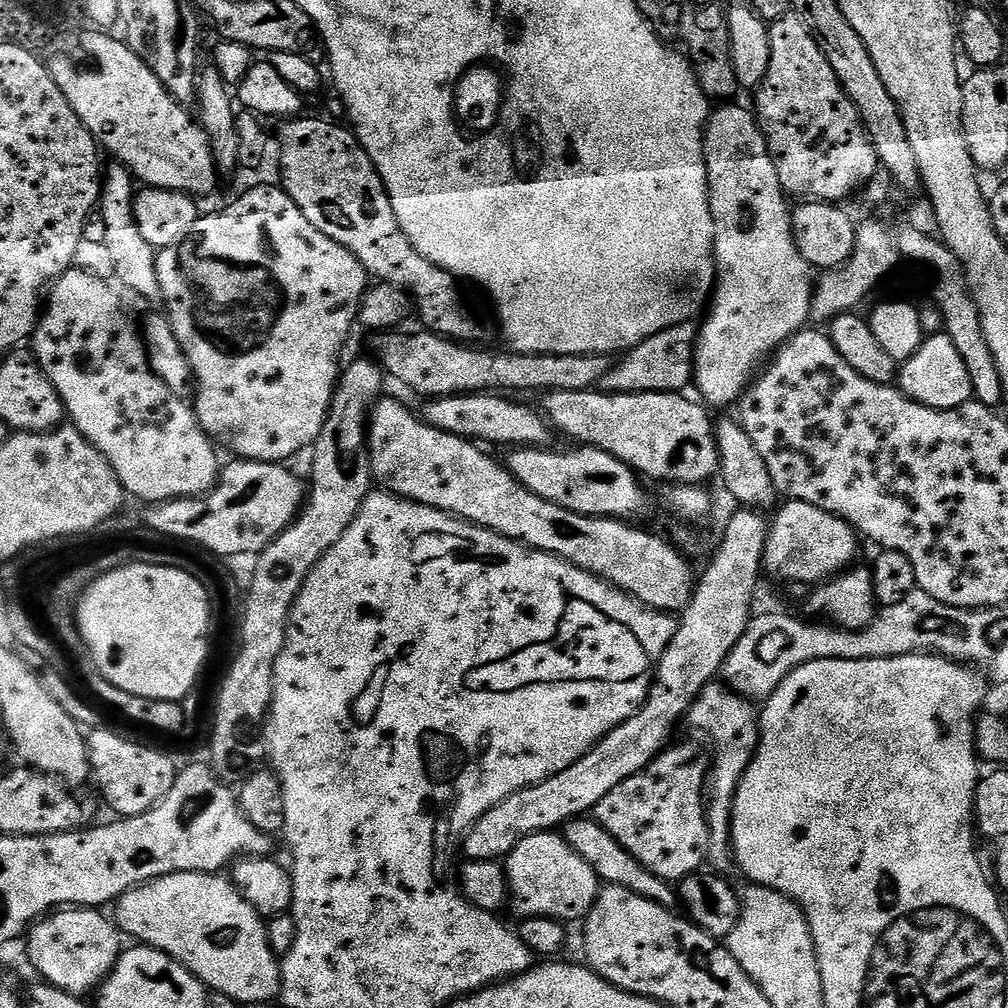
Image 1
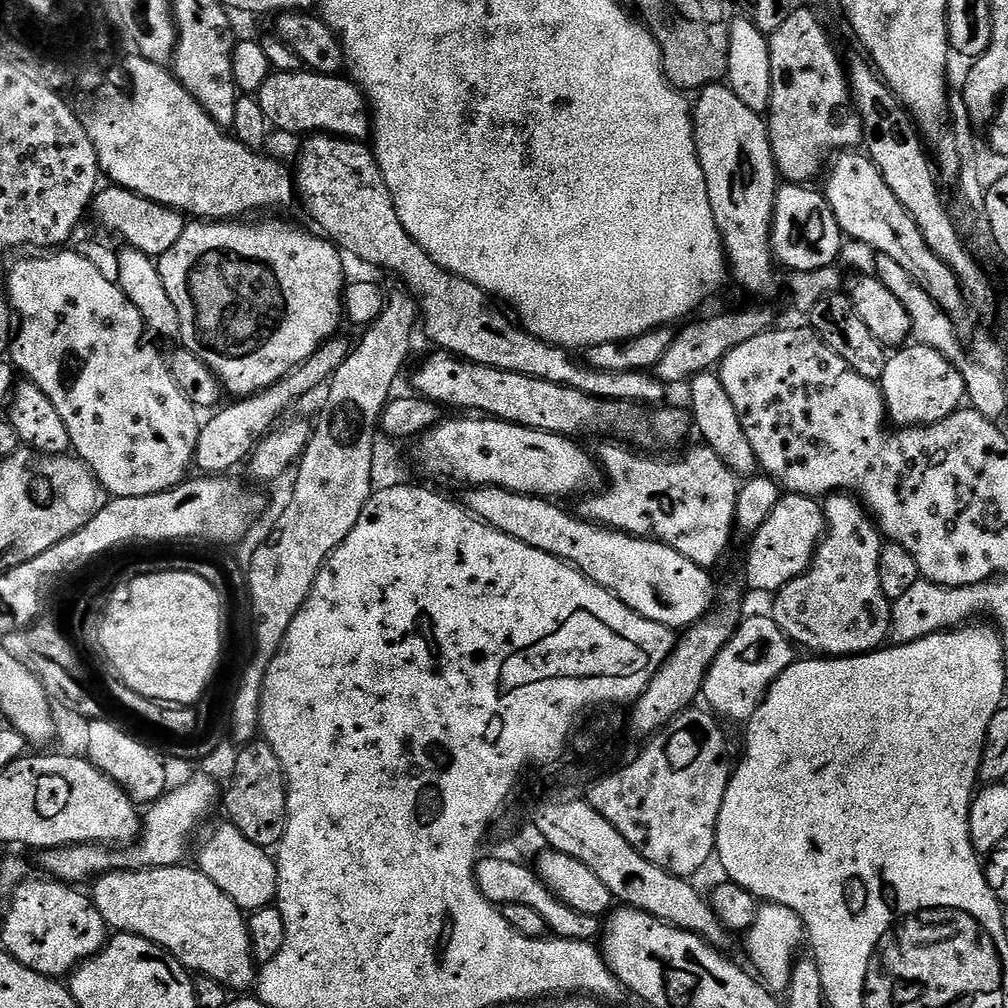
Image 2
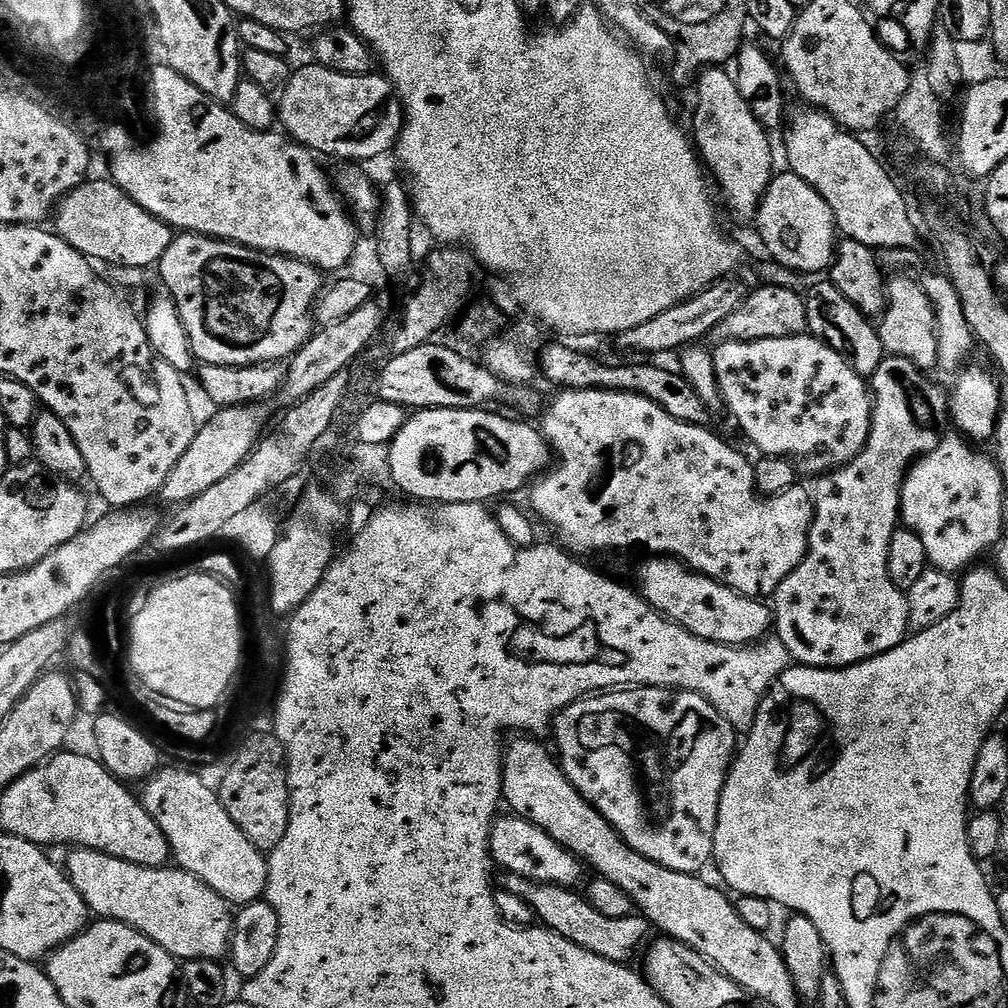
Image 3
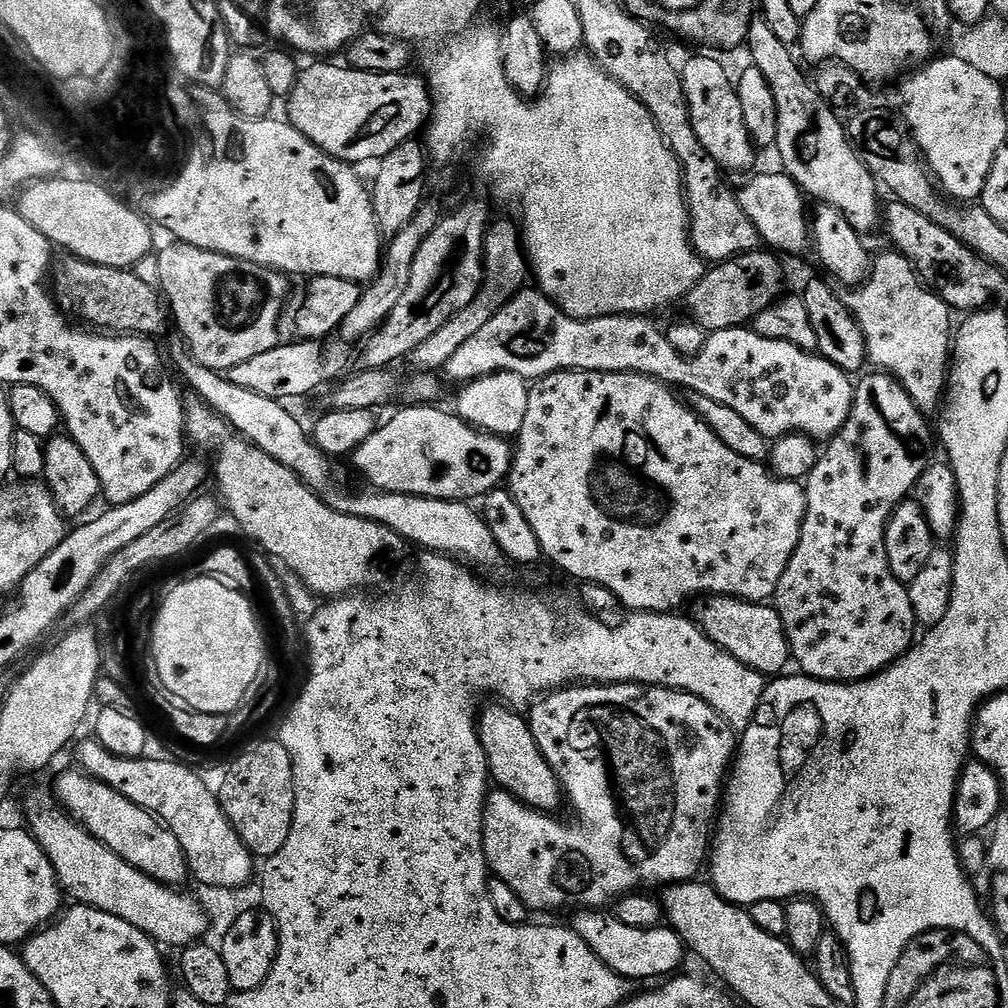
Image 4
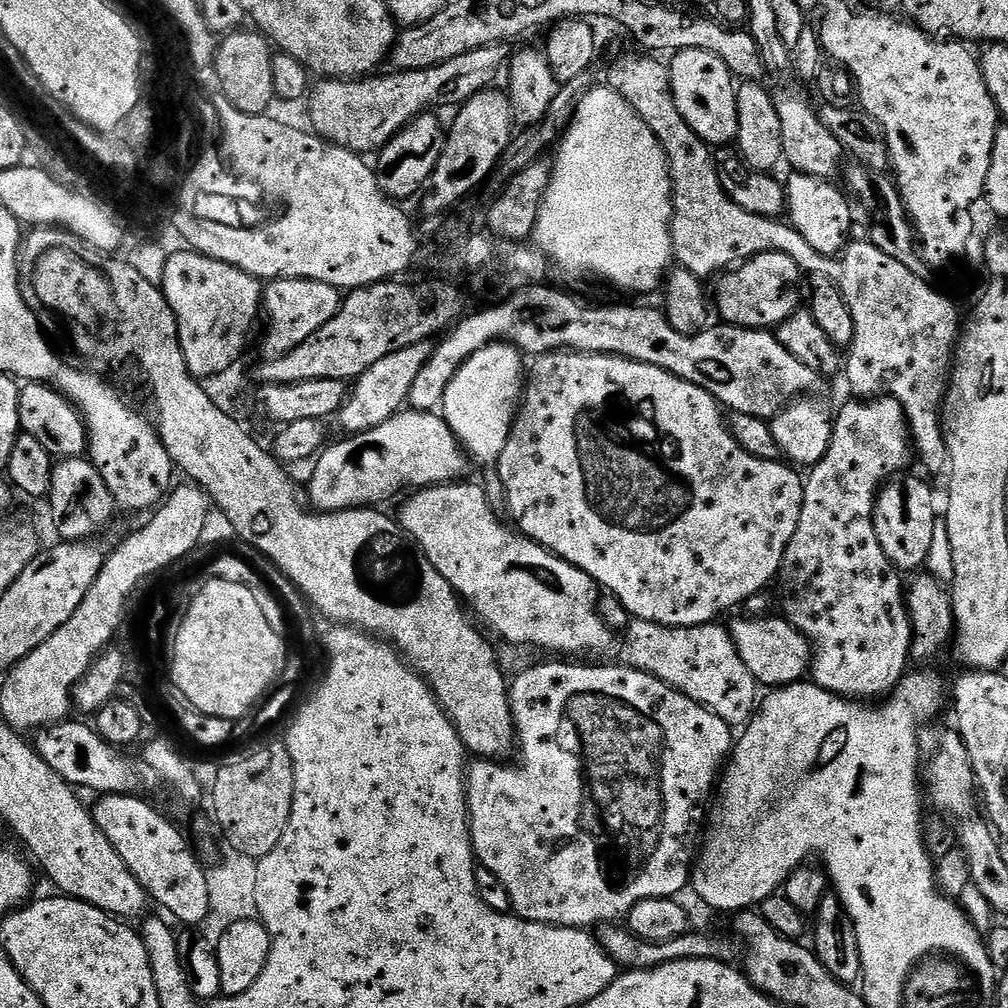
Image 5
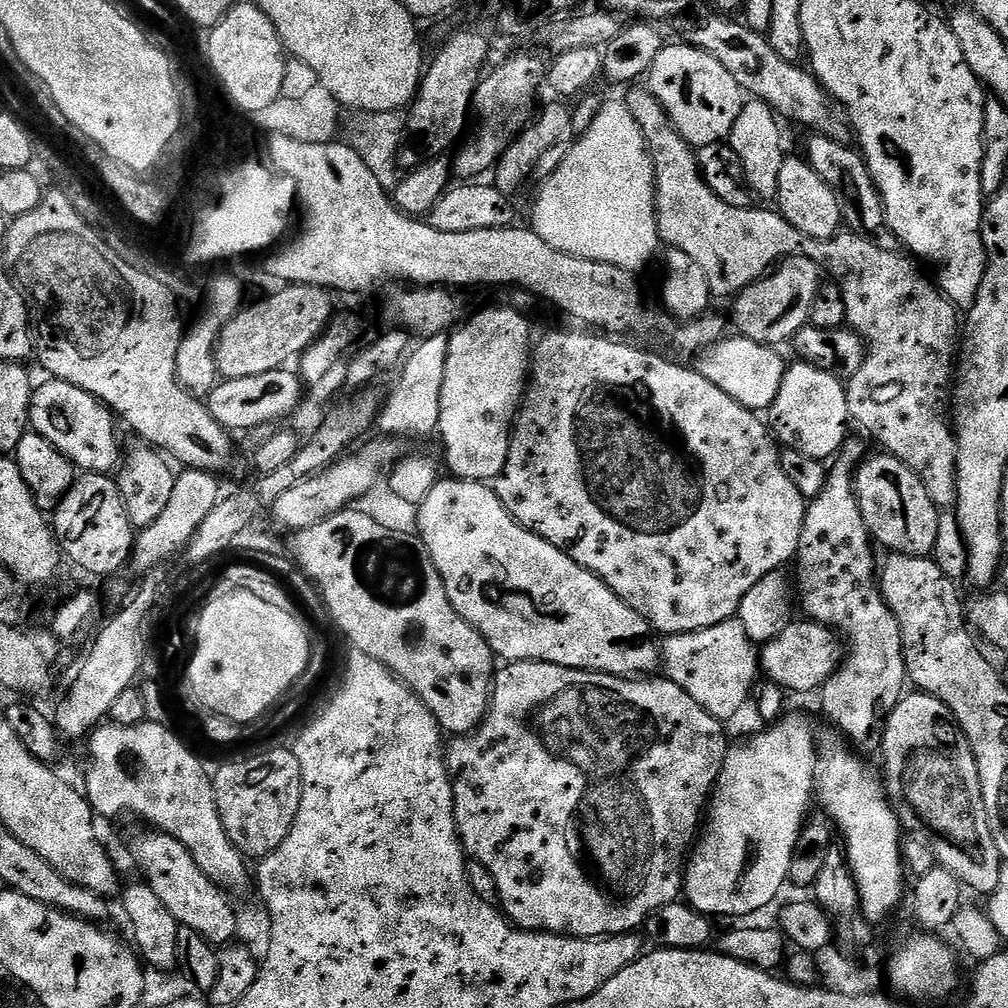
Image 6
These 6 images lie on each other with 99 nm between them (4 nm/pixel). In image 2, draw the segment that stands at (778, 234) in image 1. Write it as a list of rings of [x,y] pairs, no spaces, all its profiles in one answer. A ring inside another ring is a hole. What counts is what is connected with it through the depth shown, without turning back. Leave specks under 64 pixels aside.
[[[724,82],[699,89],[696,98],[696,153],[706,178],[722,248],[730,261],[731,275],[736,275],[737,282],[746,291],[756,296],[772,296],[776,292],[777,265],[774,263],[770,233],[778,173],[765,117],[750,110],[750,106],[746,106],[746,102],[742,102],[742,98],[738,98],[738,94],[734,94]]]

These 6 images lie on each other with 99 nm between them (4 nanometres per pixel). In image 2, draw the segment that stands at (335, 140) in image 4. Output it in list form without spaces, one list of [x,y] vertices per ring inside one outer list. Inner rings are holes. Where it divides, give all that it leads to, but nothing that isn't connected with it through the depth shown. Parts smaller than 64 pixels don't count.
[[[311,70],[273,71],[266,82],[262,82],[258,99],[273,129],[279,131],[281,128],[284,132],[327,134],[364,142],[369,139],[374,124],[368,97],[355,82],[343,75],[323,76]]]

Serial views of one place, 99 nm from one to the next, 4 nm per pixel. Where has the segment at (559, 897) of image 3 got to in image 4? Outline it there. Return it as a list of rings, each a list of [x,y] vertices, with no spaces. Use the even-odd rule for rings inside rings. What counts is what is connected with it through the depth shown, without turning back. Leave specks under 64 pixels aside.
[[[591,906],[575,913],[576,917],[570,921],[572,931],[577,932],[594,950],[594,954],[610,970],[614,970],[623,979],[629,982],[635,980],[652,980],[655,976],[668,978],[677,971],[676,968],[684,960],[686,949],[684,940],[673,928],[661,926],[658,928],[639,928],[638,926],[626,926],[619,915],[608,912],[595,912]]]

